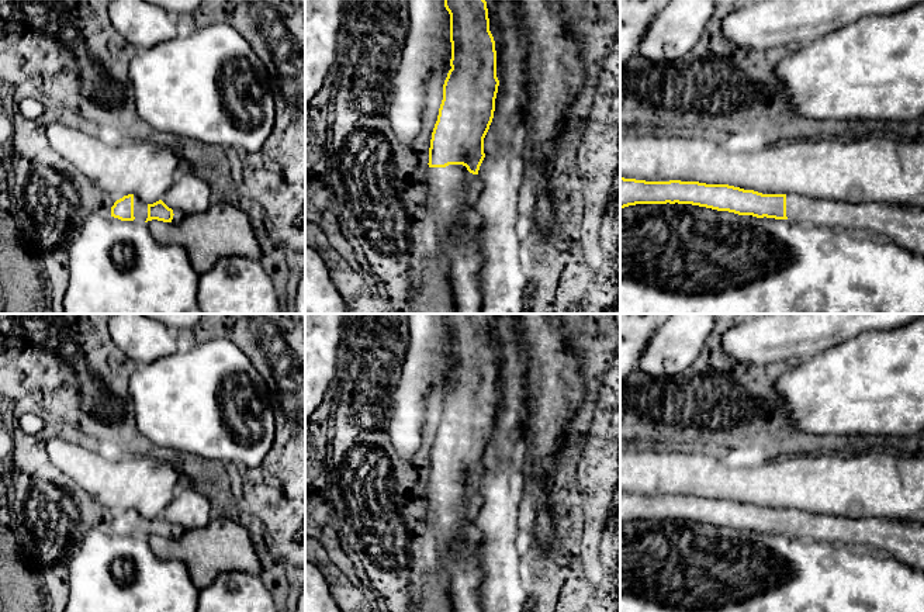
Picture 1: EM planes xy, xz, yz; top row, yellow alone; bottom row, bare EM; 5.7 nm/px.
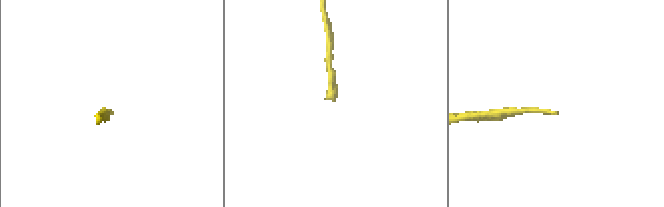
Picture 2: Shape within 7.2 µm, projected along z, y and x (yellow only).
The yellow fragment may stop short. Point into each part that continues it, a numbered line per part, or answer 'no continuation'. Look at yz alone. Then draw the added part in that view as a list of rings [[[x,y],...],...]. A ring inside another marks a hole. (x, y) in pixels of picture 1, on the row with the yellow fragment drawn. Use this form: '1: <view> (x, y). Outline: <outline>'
1: yz (902, 225). Outline: [[[786,196],[786,217],[793,224],[864,232],[892,242],[911,253],[924,256],[924,210],[901,204],[841,203],[813,200],[804,196]]]

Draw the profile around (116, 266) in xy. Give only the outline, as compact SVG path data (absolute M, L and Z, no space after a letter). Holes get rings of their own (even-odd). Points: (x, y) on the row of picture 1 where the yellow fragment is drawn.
M91 214L69 248L69 286L63 297L66 314L204 314L197 302L200 274L179 245L159 245L142 219L121 221Z

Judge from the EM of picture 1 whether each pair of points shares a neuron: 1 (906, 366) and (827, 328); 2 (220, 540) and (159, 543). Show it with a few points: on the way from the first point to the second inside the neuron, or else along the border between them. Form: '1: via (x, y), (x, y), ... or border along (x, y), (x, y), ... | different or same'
1: border along (882, 331), (864, 331), (819, 352) | different
2: via (204, 546), (175, 546) | same

